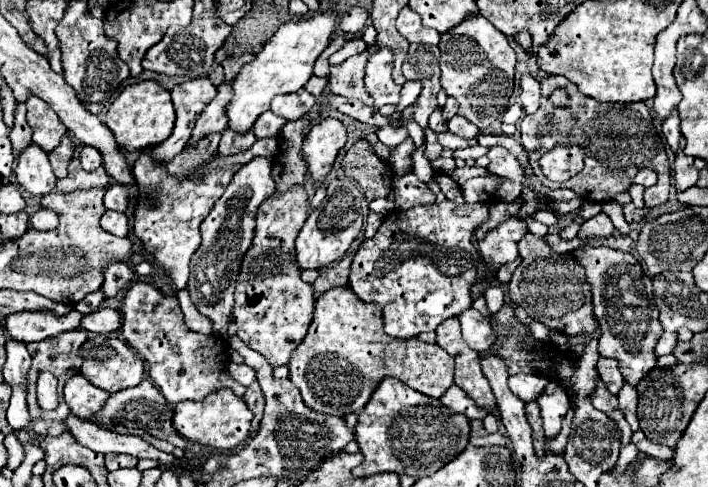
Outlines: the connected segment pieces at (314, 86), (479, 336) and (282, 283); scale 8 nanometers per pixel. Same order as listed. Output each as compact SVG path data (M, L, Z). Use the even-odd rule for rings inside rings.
M313 75L313 77L307 81L307 85L305 85L305 89L307 89L315 99L321 99L321 97L323 97L325 87L327 87L327 79L315 77L315 75Z
M469 307L465 313L459 315L463 339L475 349L475 351L487 351L489 345L493 345L493 331L485 315L481 315L477 309Z
M293 187L293 191L287 191L285 195L271 195L261 203L257 211L257 227L255 227L255 239L253 247L249 249L249 255L245 255L241 263L241 273L237 277L235 287L235 309L233 317L237 323L237 337L247 343L253 351L261 353L271 367L287 365L291 359L291 353L297 349L301 339L305 339L305 333L313 319L313 289L309 283L301 281L301 271L297 271L297 263L293 263L295 255L295 237L299 235L309 211L309 199L305 193L305 187Z

